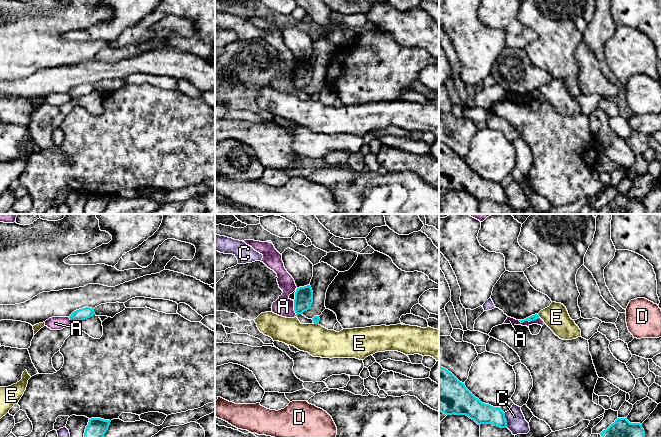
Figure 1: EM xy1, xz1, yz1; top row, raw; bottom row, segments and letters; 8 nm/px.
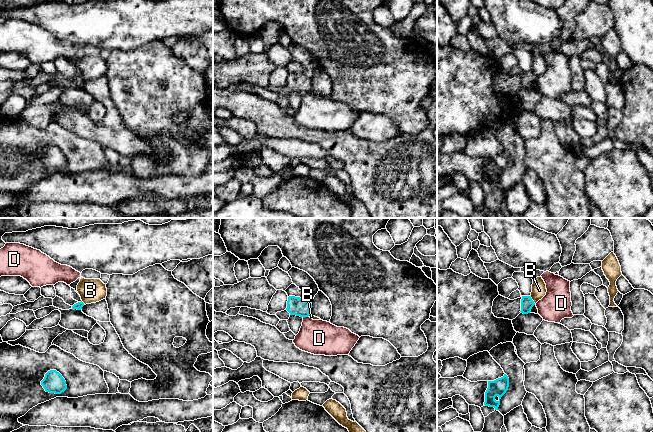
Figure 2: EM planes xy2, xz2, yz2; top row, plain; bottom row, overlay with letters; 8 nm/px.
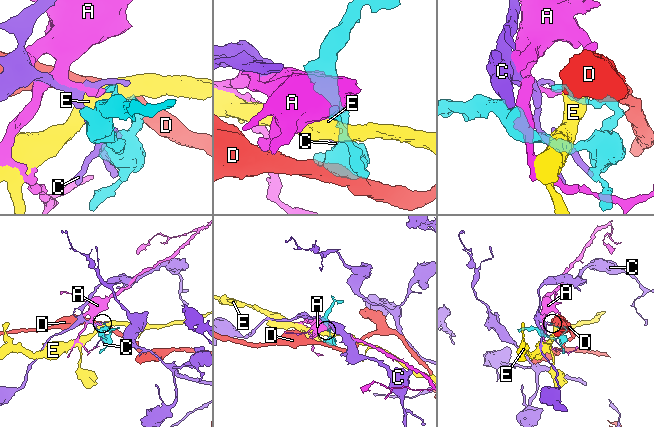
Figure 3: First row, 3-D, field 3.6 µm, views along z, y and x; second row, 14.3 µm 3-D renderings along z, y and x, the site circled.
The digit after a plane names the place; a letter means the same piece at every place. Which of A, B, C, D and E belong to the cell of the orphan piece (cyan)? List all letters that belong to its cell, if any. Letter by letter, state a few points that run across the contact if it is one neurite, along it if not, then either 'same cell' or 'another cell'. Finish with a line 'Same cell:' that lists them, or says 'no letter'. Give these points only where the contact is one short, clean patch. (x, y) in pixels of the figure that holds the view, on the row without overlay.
A: line yz1 (539, 93), (530, 97), (520, 98), (518, 96); another cell
B: line yz2 (527, 79), (531, 75), (539, 66); same cell
C: another cell
D: line xz2 (303, 92), (307, 93); another cell
E: another cell
Same cell: B

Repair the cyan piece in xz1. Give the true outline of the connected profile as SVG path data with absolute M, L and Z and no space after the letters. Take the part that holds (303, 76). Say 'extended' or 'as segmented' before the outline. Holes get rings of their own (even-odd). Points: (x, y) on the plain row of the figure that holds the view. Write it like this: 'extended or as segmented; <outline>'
as segmented; M310 61L299 63L295 68L294 87L296 91L310 85L313 79L313 67Z

